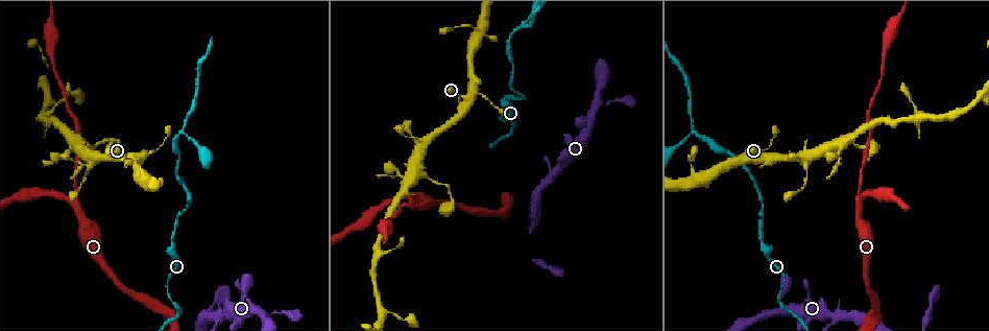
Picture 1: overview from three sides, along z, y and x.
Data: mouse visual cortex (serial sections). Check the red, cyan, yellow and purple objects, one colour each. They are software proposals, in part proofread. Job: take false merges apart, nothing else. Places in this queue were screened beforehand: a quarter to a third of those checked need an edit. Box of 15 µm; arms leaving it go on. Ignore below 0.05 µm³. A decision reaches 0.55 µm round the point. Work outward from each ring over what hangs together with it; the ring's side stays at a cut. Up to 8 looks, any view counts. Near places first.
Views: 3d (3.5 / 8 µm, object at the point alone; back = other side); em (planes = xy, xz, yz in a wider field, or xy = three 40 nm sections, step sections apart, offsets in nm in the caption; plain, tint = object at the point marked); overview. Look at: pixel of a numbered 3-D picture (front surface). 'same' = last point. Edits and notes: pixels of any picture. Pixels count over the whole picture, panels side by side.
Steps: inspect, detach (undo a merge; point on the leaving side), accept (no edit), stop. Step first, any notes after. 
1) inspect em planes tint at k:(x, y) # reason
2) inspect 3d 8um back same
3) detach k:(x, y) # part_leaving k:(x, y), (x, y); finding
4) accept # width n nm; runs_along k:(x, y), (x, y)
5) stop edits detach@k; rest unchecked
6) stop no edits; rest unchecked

inspect 3d 3.5um at 1:(125, 159) # sharp bend

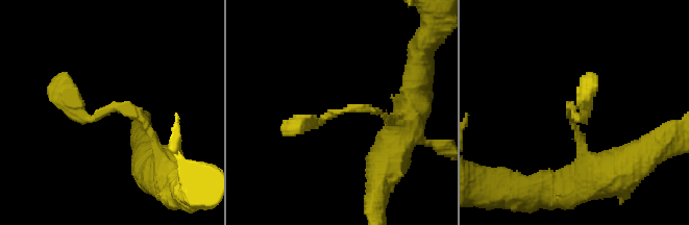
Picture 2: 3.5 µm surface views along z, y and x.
inspect em xy step 1 tint at 2:(338, 112)

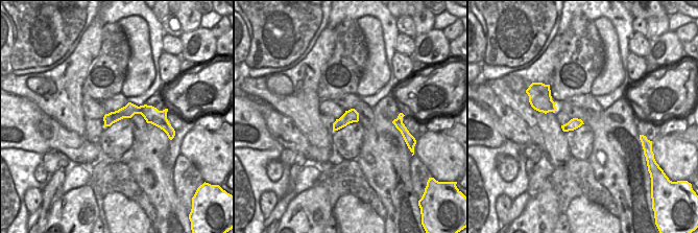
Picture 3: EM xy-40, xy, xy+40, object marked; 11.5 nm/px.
inspect em xy step 2 tint same # another direction

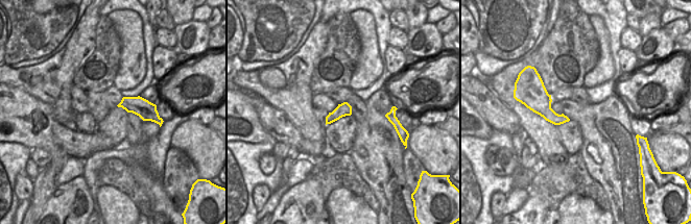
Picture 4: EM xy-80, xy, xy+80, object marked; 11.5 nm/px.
accept # runs_along 2:(155, 141), (127, 108), (85, 118), (63, 79); one cell here

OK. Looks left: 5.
inspect 3d 8um at 1:(514, 29) # three-way junction

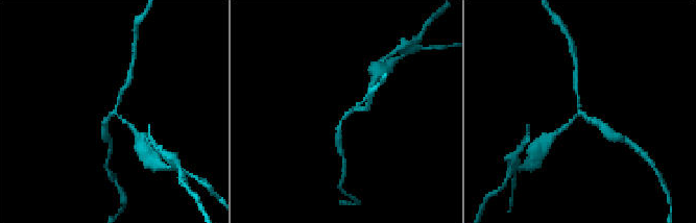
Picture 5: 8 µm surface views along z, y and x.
inspect em xy step 5 tint at 5:(583, 112) # need the tissue

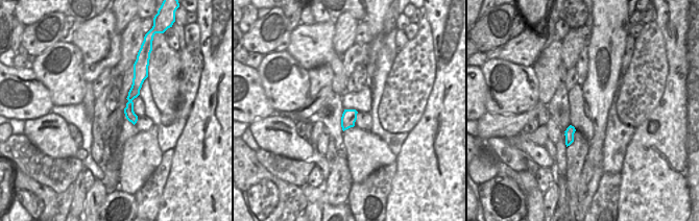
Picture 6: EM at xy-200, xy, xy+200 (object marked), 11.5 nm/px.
detach 5:(565, 126) # arm_widths 150, 150, 200 nm; part_leaving 5:(577, 114), (570, 124), (551, 138); two cells meet here

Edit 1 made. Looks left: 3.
inspect 3d 3.5um at 1:(60, 157) # calibre changes

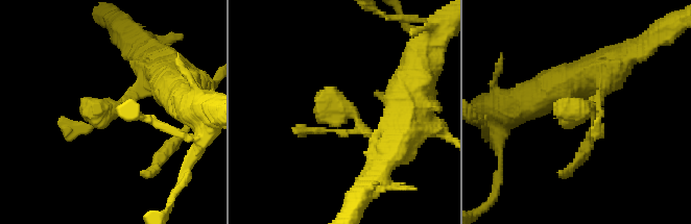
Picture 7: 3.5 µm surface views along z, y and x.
inspect em xy step 3 tint at 7:(580, 111)

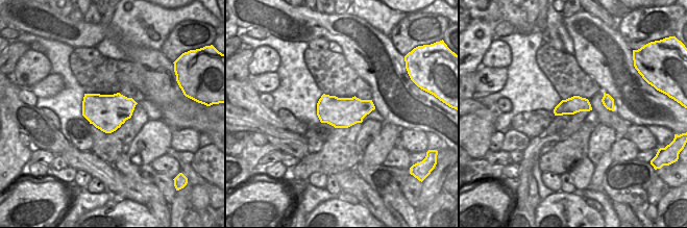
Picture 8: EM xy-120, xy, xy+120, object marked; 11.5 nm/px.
accept # runs_along 7:(400, 135), (371, 135), (319, 96); one cell here

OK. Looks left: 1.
stop edits detach@5; rest unchecked

